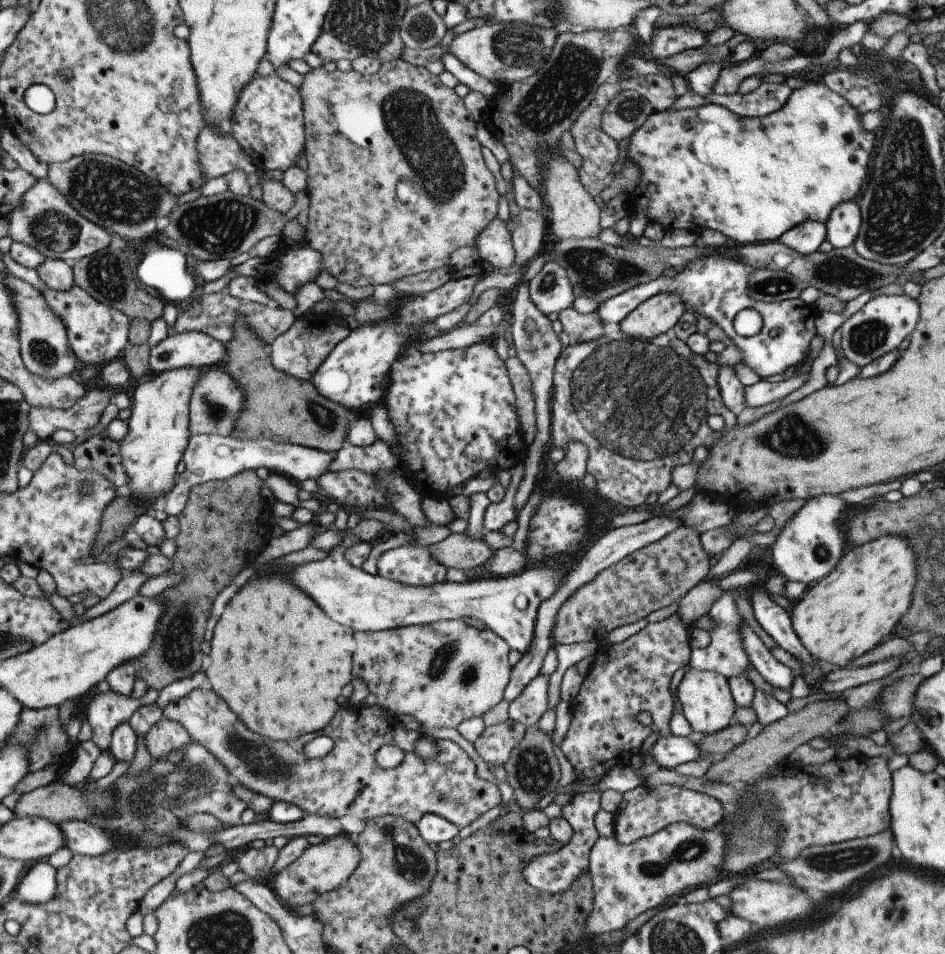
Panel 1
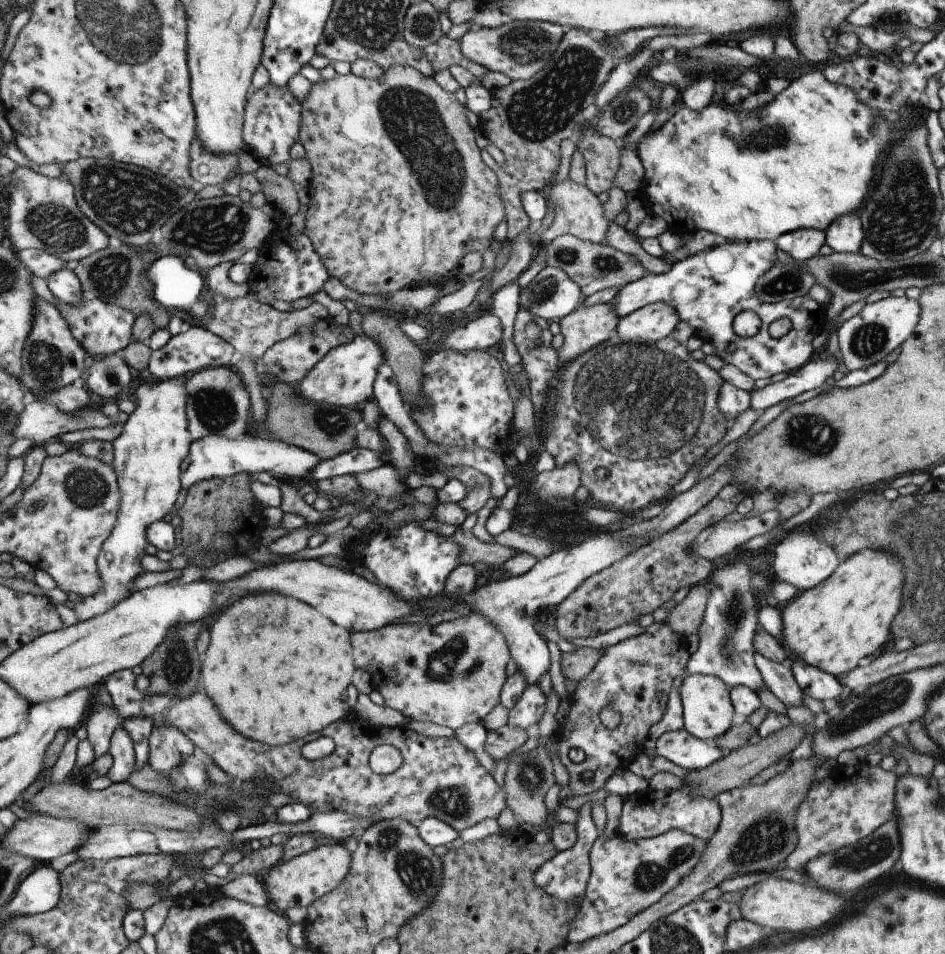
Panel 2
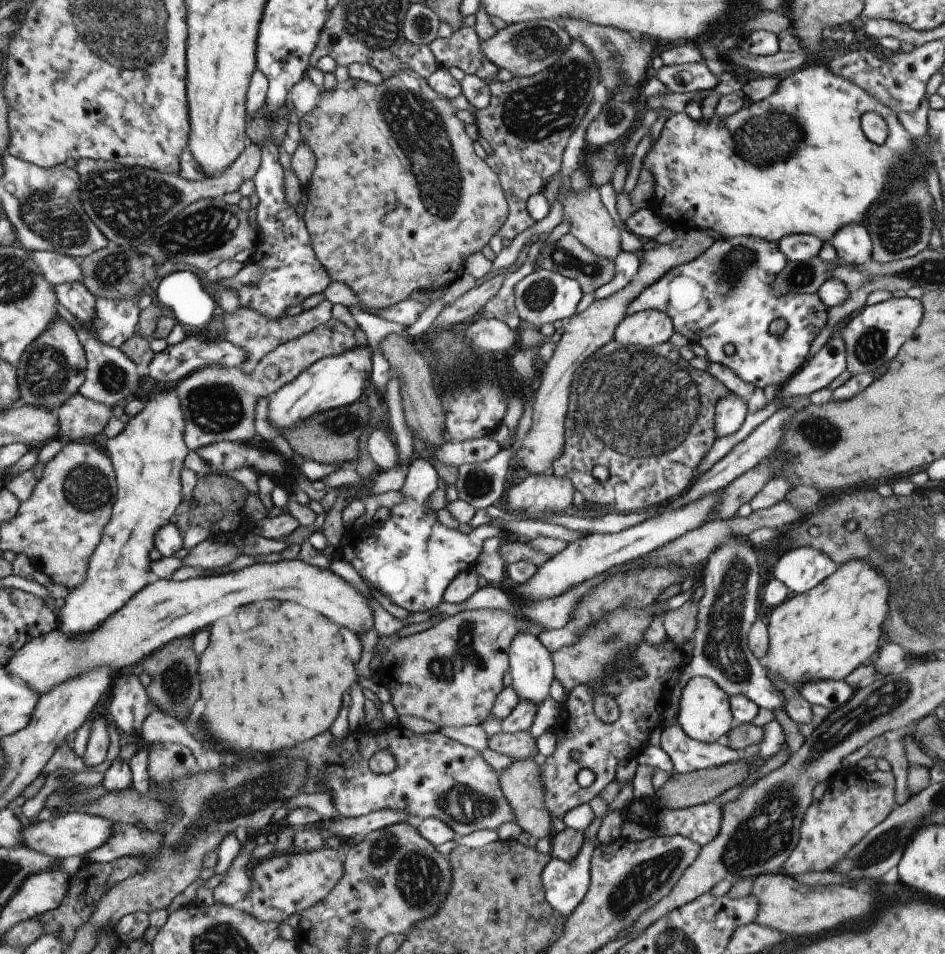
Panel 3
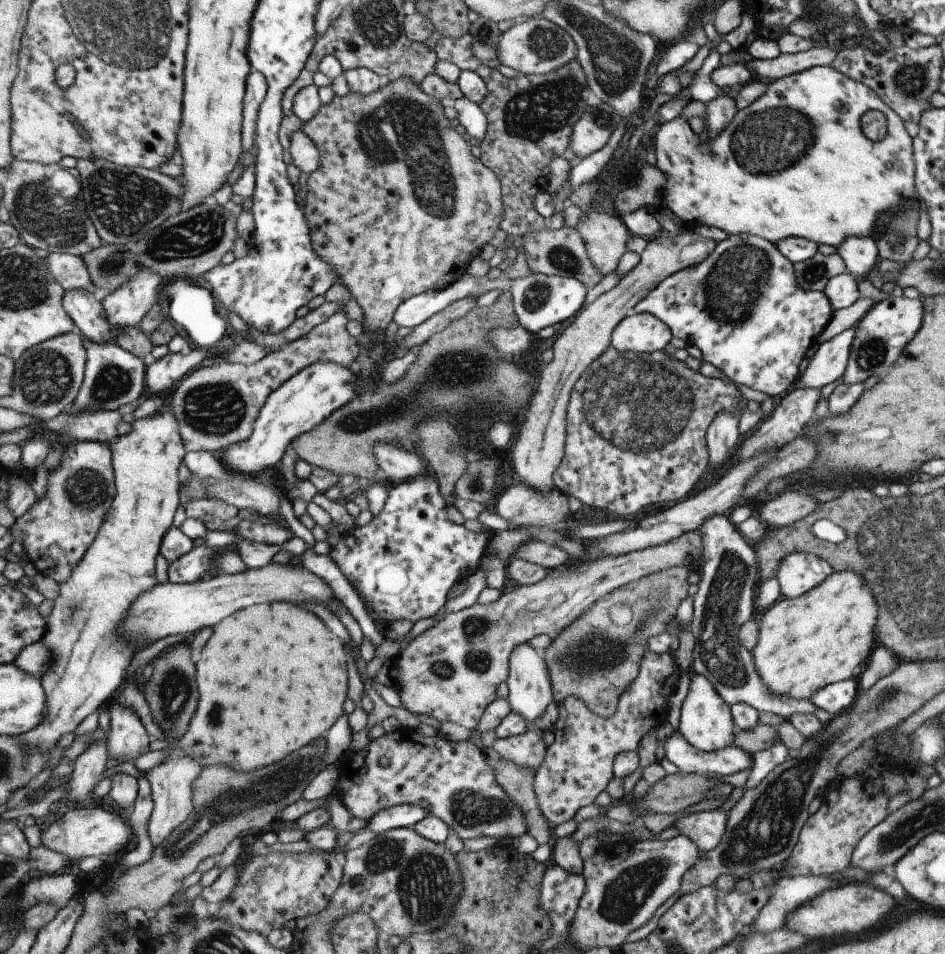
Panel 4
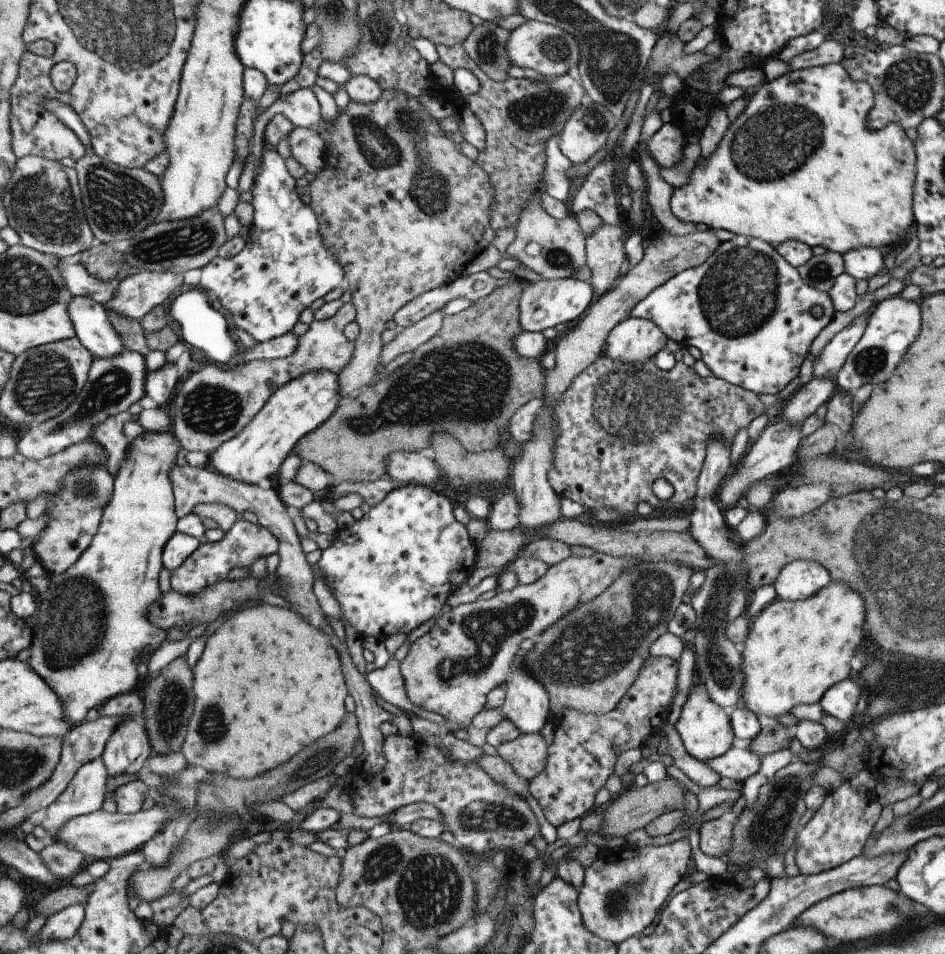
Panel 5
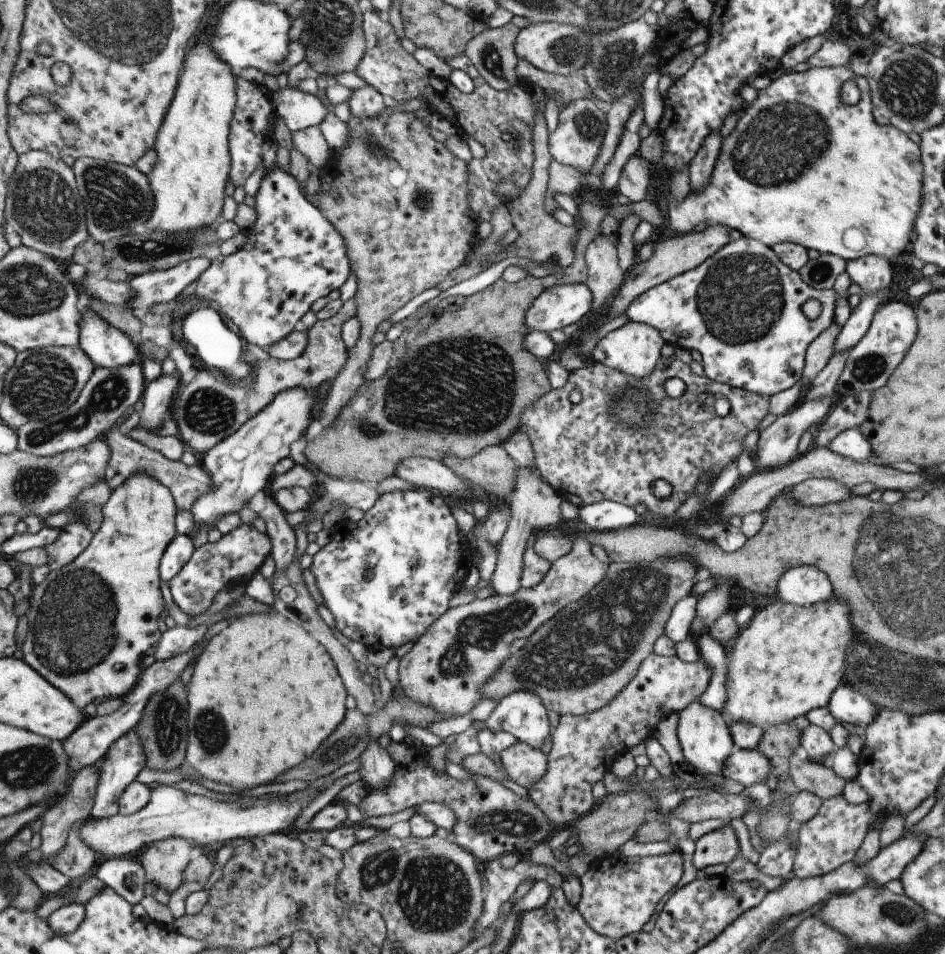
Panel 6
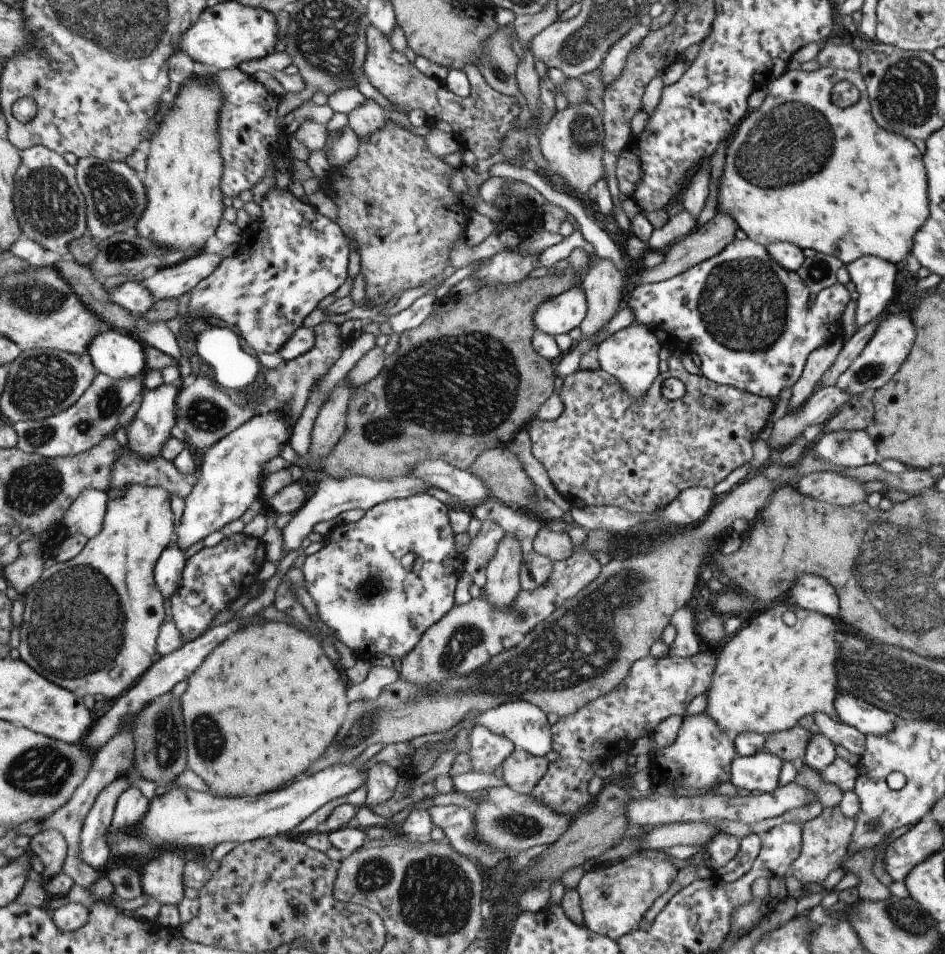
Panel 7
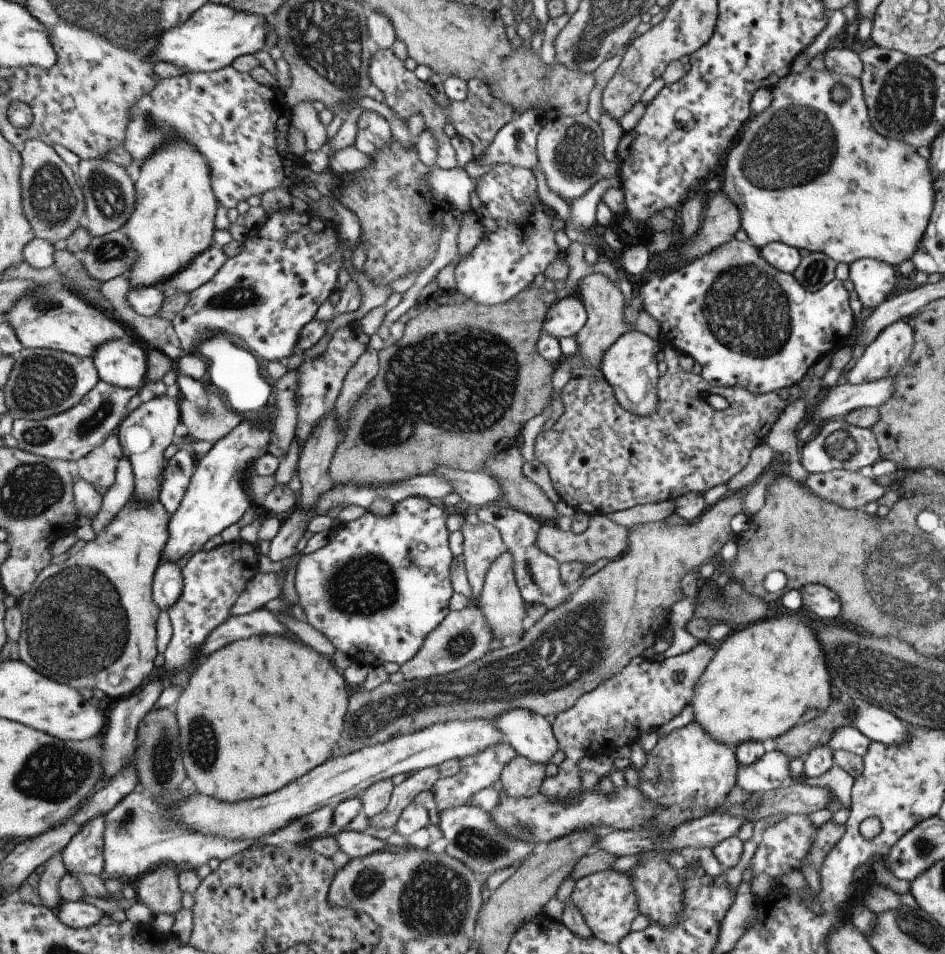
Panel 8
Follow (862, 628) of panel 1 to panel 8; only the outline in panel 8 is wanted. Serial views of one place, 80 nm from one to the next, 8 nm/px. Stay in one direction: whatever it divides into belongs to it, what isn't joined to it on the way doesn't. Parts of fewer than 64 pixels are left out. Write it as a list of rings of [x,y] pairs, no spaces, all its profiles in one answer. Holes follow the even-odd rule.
[[[783,611],[774,617],[758,620],[741,629],[733,630],[726,637],[714,652],[714,657],[707,663],[705,670],[700,674],[696,685],[694,686],[694,695],[689,703],[692,704],[693,721],[698,722],[702,729],[705,729],[716,741],[722,742],[724,745],[729,745],[735,748],[743,741],[763,741],[767,738],[772,740],[780,734],[786,733],[792,726],[797,724],[797,720],[801,718],[801,714],[809,709],[815,709],[817,712],[823,712],[831,702],[834,701],[836,694],[830,686],[827,667],[825,666],[824,652],[822,651],[820,642],[816,637],[816,632],[812,627],[816,623],[815,618],[805,617],[801,614],[788,614]]]

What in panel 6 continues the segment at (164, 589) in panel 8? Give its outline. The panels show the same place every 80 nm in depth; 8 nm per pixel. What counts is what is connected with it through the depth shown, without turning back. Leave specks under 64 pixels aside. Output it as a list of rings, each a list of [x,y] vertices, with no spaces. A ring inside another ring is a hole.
[[[178,532],[163,555],[160,564],[162,580],[169,584],[170,580],[175,578],[191,560],[196,550],[197,546],[195,546],[193,536]]]

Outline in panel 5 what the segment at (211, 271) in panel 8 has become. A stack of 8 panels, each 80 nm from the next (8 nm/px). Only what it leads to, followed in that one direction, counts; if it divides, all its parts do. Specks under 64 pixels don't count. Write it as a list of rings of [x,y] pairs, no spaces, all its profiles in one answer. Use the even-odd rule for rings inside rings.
[[[131,271],[127,278],[117,282],[113,300],[107,308],[143,324],[146,314],[164,305],[175,288],[183,284],[183,275],[157,271]]]

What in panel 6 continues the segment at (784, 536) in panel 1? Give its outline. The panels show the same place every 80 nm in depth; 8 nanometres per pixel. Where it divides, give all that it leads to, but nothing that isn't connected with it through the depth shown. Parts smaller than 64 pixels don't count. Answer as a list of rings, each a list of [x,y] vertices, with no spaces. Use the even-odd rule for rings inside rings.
[[[815,566],[786,570],[776,582],[775,597],[784,603],[803,606],[828,601],[833,595],[829,580]]]

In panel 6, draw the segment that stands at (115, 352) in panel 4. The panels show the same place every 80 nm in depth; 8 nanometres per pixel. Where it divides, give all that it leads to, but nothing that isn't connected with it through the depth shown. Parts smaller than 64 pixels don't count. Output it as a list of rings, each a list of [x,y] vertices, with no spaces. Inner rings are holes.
[[[131,363],[116,369],[96,367],[79,400],[58,415],[45,420],[32,420],[20,426],[18,448],[40,457],[77,450],[94,440],[104,438],[106,432],[143,399],[145,373],[142,363]]]

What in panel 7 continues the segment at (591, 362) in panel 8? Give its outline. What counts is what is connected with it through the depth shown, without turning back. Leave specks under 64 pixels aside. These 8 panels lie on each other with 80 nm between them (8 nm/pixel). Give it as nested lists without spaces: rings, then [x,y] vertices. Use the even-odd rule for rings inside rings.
[[[594,254],[591,255],[591,258],[595,258],[595,260],[581,274],[581,280],[579,280],[579,285],[586,300],[586,313],[583,320],[578,324],[581,338],[593,336],[595,332],[599,332],[617,313],[619,302],[625,295],[624,286],[622,286],[623,279],[619,270],[615,268],[615,264],[608,259],[596,258]]]

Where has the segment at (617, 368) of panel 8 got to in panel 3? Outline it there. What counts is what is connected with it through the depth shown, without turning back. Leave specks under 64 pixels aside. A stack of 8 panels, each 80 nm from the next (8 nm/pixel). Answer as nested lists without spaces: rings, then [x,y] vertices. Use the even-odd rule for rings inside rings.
[[[645,309],[626,314],[615,327],[613,340],[617,345],[646,349],[664,343],[673,333],[673,325],[667,314],[655,309]]]

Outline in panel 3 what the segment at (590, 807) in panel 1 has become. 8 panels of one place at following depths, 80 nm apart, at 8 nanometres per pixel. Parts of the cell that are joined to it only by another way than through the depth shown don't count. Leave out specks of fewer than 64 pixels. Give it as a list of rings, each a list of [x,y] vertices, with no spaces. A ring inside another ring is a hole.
[[[583,840],[570,861],[550,858],[541,871],[540,881],[545,900],[565,918],[587,892],[590,856],[595,845],[596,842]]]

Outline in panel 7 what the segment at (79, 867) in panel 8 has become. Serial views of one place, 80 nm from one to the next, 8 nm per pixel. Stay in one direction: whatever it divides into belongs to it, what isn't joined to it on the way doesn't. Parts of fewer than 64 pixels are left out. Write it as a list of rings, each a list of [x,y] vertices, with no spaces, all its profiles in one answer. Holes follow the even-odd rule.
[[[127,775],[108,784],[99,793],[84,822],[81,856],[101,874],[111,864],[112,858],[106,832],[112,828],[119,797],[131,786],[132,782]]]

